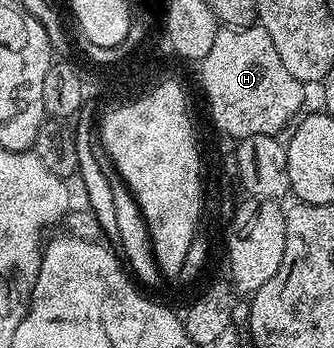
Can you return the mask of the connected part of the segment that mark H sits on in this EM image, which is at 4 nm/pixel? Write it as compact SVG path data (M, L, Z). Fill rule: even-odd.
M260 25L218 28L214 46L199 69L214 125L236 140L251 135L276 136L304 108L305 83L287 71L271 35Z

